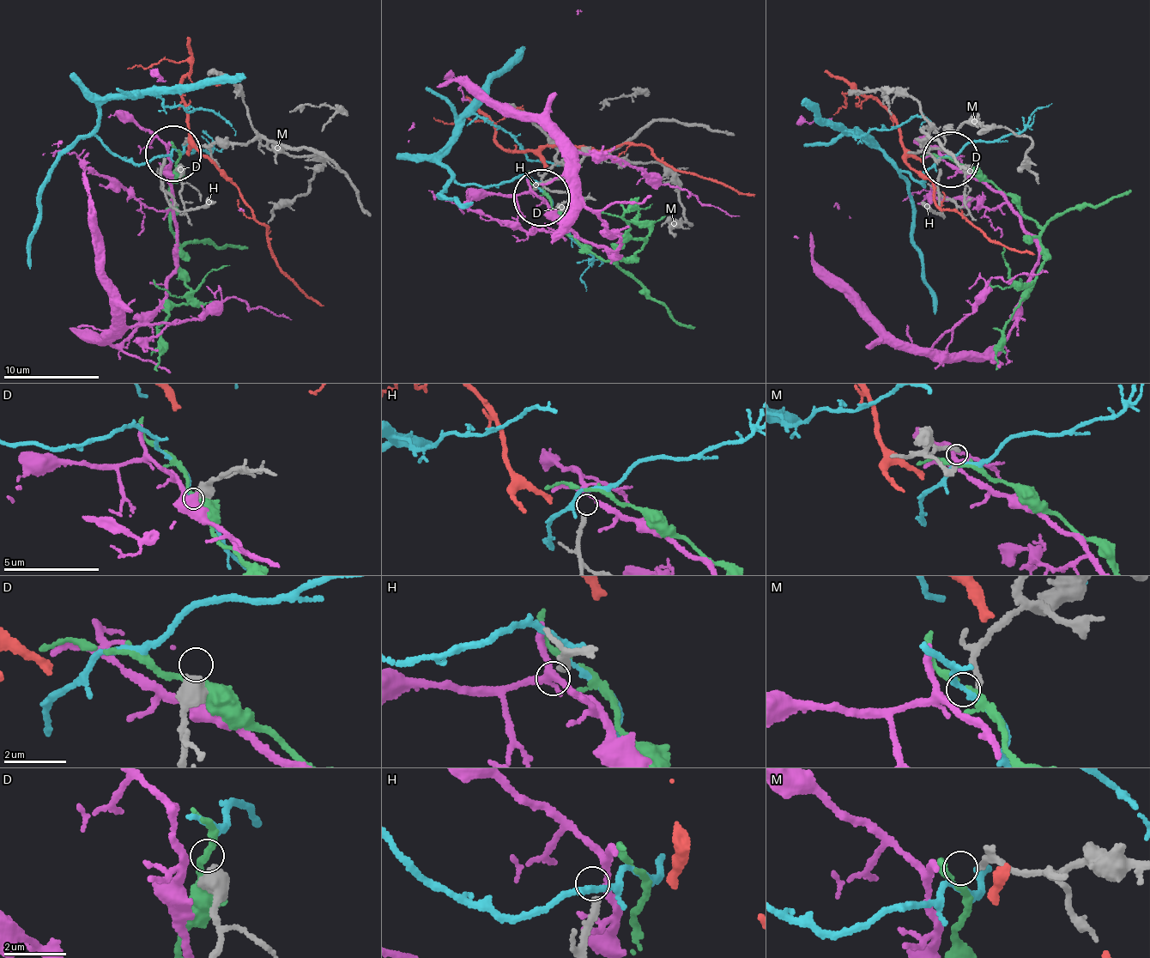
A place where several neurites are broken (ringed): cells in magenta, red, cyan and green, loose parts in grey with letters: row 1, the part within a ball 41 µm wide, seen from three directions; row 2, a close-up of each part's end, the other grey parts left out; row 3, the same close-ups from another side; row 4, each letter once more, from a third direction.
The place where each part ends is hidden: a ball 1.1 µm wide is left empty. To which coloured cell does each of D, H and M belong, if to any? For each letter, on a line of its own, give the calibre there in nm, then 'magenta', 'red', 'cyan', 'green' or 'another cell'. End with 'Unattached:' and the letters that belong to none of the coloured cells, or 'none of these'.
D: calibre 600 nm; another cell
H: calibre 240 nm; another cell
M: calibre 180 nm; another cell
Unattached: D, H, M

